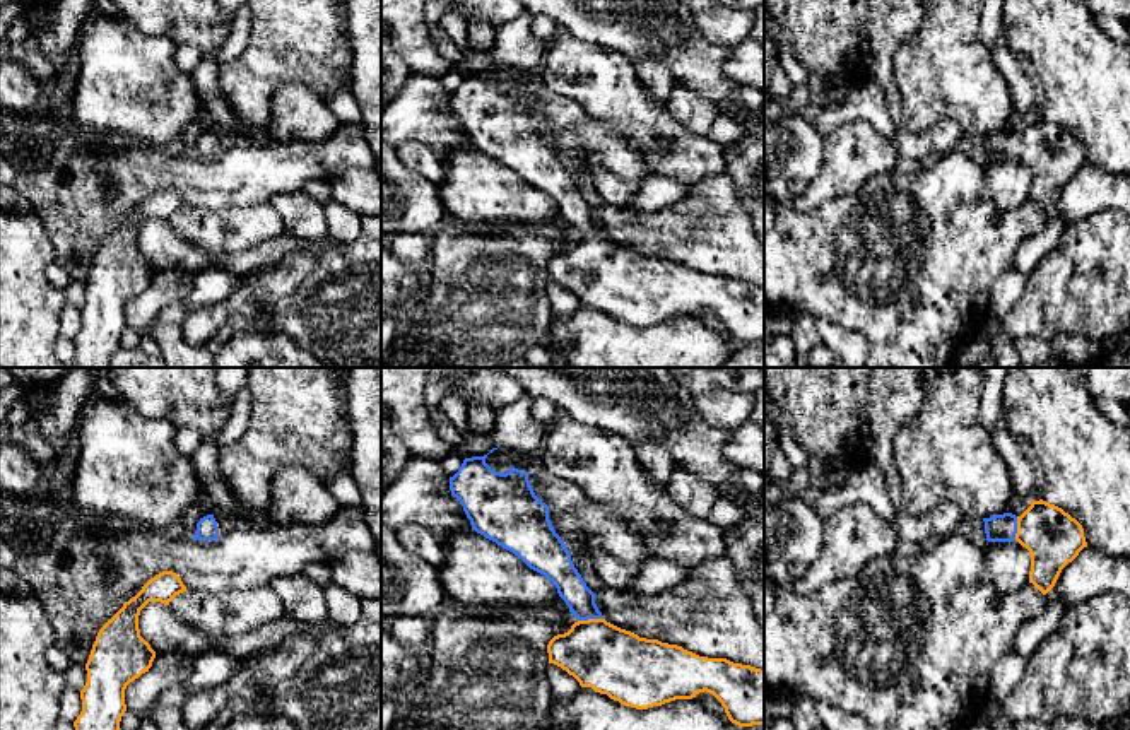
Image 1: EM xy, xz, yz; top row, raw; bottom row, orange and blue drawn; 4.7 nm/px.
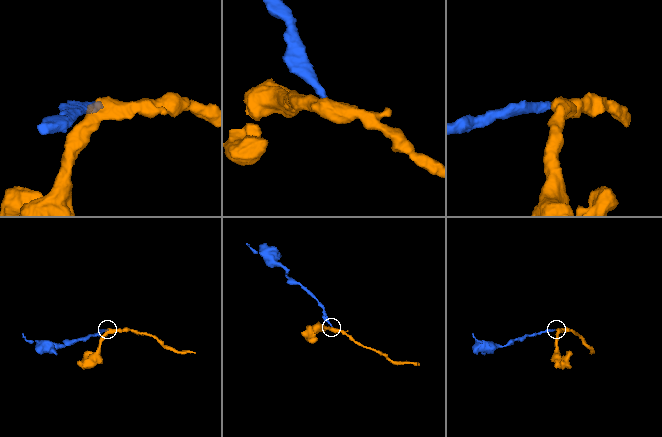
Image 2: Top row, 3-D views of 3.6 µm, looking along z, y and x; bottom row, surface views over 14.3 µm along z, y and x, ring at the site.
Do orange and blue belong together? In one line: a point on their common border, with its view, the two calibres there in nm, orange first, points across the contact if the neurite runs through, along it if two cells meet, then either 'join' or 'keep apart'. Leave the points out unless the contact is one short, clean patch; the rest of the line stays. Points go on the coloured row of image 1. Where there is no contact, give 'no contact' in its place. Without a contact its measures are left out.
meets orange in xz at (588, 619); 320 nm thick on the orange side, 140 nm on the other; runs through xz (611, 660), (592, 641), (588, 619), (582, 600), (571, 588); join

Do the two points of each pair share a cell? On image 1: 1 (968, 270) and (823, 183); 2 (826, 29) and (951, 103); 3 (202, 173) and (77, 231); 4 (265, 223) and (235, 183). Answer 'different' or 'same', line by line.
1: different
2: different
3: same
4: different

